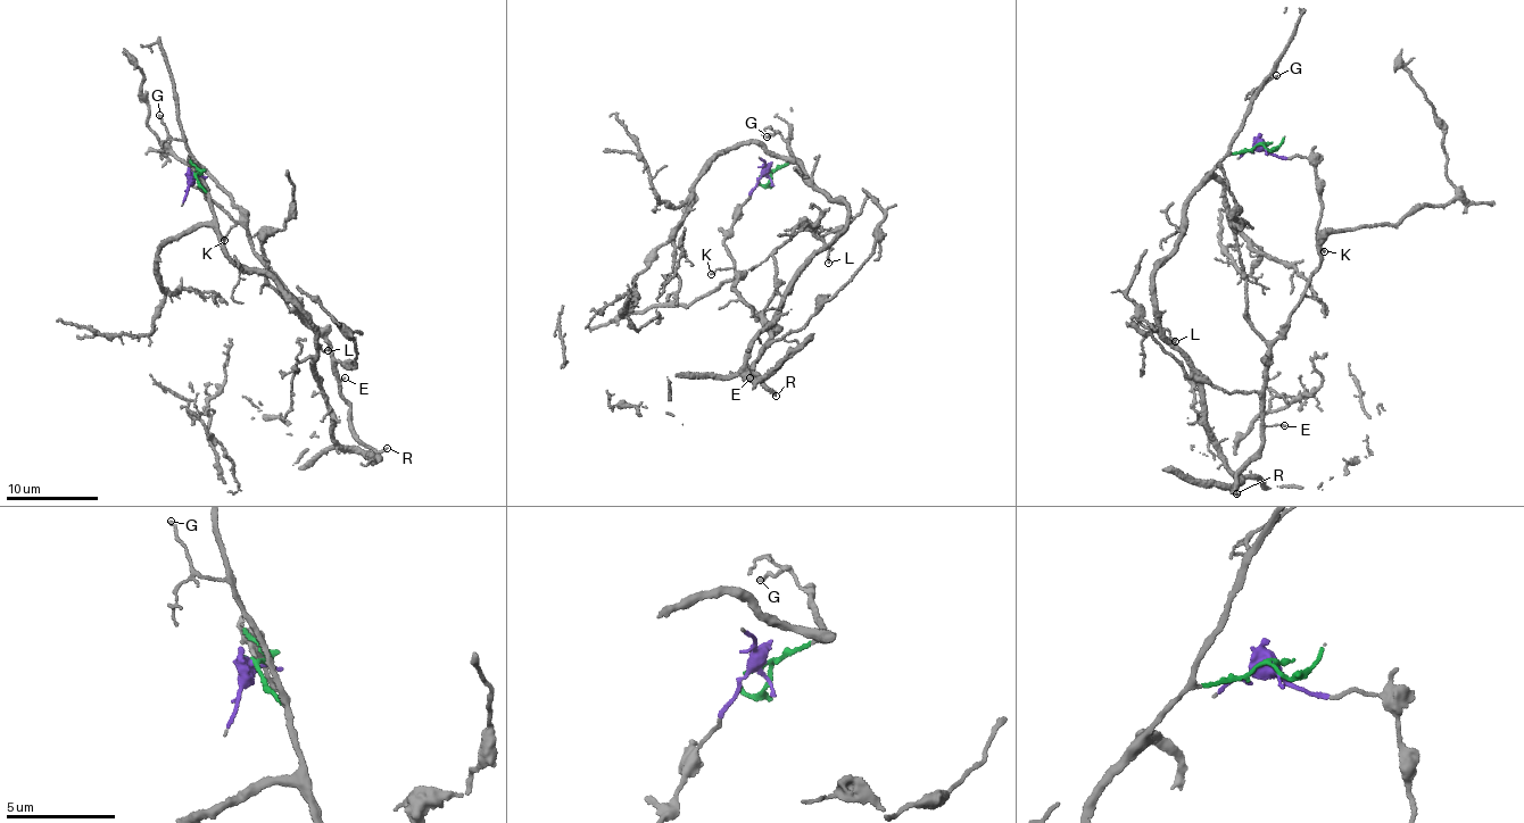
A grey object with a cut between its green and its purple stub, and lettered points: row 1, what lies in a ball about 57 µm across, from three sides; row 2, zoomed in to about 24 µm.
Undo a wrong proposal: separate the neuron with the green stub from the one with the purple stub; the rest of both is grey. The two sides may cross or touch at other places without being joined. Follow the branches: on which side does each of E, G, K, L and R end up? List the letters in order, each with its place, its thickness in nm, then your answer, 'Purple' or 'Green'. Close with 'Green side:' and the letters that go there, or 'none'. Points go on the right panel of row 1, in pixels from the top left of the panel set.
E: Place: (1284, 425). Thickness 110 nm. Purple
G: Place: (1276, 75). Thickness 110 nm. Green
K: Place: (1324, 251). Thickness 110 nm. Purple
L: Place: (1175, 341). Thickness 100 nm. Green
R: Place: (1236, 493). Thickness 200 nm. Purple
Green side: G, L

